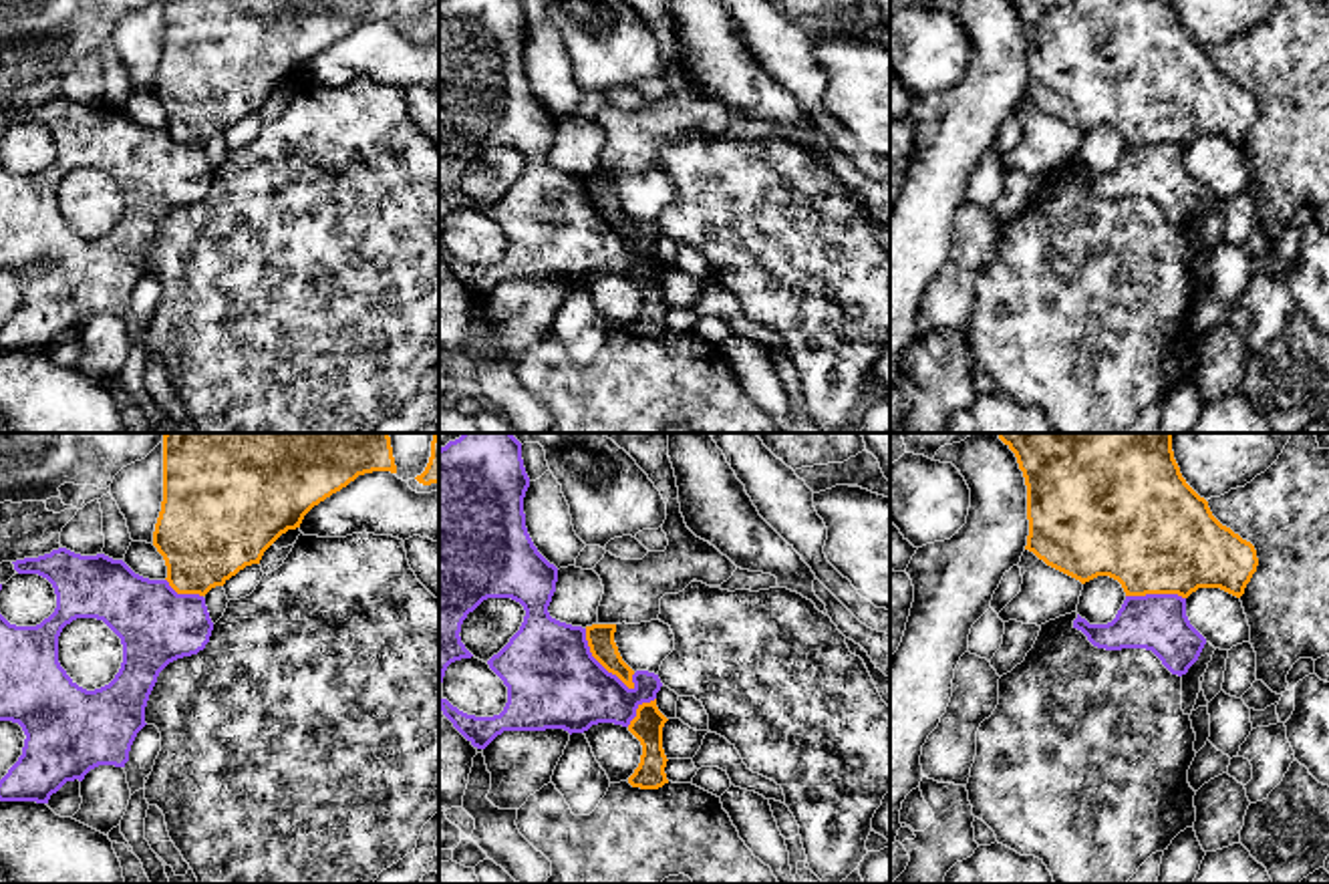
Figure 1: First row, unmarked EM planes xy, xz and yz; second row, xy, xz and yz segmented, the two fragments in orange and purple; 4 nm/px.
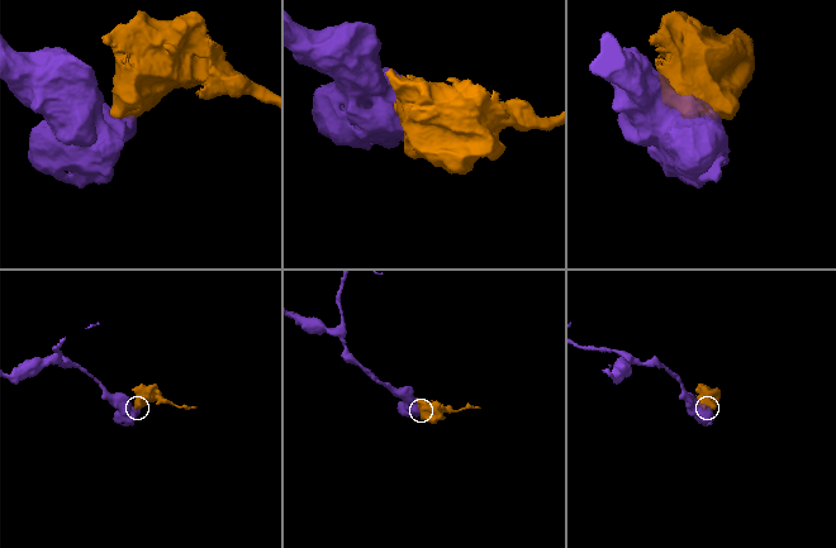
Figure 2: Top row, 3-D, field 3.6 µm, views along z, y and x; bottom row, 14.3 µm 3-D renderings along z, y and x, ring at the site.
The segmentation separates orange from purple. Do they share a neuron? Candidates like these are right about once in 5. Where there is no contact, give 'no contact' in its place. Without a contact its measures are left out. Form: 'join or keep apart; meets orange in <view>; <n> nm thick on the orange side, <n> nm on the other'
keep apart; meets orange in xz; 110 nm thick on the orange side, 380 nm on the other

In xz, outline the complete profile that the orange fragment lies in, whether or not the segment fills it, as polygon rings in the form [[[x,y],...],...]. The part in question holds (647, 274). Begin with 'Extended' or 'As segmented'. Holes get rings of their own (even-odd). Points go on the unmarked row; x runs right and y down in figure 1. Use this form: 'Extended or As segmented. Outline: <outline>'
As segmented. Outline: [[[656,248],[642,252],[636,266],[630,270],[628,280],[640,290],[642,304],[634,322],[628,326],[632,336],[658,338],[669,332],[664,316],[667,304],[662,298],[662,276],[669,268],[658,260]]]

